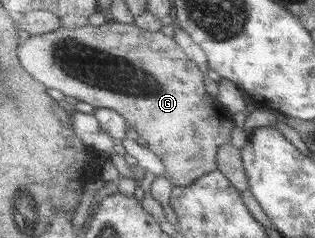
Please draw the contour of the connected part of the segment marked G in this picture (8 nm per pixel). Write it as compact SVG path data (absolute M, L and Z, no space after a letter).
M118 22L101 27L88 25L76 30L64 27L22 42L19 54L27 70L48 88L91 104L95 109L114 109L124 115L138 136L147 142L148 148L166 162L165 176L175 187L192 185L203 175L218 170L220 147L232 143L236 127L234 112L225 107L218 96L210 95L203 67L188 55L178 40L162 31L147 31L136 23L124 25Z

